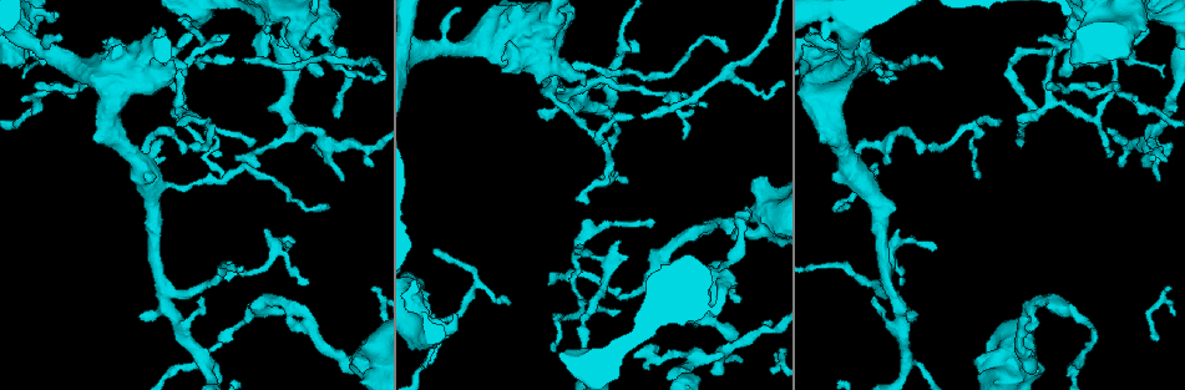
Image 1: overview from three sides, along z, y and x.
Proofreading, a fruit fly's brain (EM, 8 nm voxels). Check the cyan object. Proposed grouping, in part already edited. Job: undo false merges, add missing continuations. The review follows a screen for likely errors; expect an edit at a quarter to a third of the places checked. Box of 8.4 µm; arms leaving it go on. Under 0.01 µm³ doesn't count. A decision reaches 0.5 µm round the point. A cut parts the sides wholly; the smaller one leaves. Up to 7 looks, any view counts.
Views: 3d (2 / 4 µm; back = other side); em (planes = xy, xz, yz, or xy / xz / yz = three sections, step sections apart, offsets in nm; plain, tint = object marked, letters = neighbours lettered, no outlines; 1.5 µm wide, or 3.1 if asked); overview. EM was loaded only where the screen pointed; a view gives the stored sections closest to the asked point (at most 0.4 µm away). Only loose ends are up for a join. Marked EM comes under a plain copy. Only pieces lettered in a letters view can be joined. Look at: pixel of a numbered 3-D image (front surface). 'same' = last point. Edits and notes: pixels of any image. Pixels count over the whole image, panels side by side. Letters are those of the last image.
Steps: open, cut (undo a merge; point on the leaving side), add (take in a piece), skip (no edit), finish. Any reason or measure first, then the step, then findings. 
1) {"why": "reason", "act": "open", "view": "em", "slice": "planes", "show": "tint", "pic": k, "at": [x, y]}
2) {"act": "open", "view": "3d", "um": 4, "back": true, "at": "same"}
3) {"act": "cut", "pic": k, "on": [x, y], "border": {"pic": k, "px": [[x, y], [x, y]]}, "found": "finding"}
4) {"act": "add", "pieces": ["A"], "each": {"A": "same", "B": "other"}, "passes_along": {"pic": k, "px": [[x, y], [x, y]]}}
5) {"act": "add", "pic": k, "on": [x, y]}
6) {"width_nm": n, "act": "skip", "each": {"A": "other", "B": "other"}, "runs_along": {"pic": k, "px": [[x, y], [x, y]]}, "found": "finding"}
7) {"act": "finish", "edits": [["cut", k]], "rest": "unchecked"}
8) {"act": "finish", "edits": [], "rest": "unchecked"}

{"why": "an open end", "act": "open", "view": "3d", "um": 2, "pic": 1, "at": [590, 202]}

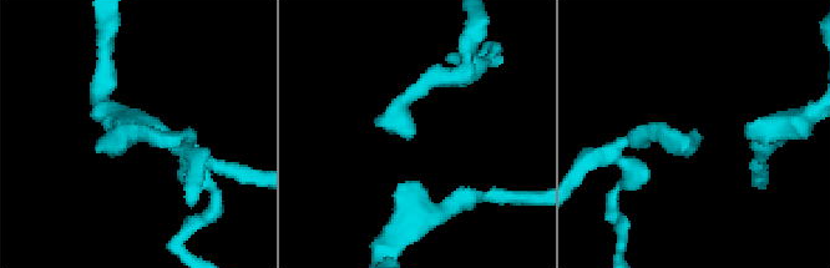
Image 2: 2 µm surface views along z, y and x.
{"why": "shape alone is not enough", "act": "open", "view": "em", "slice": "xy", "step": 4, "show": "letters", "pic": 2, "at": [694, 142]}

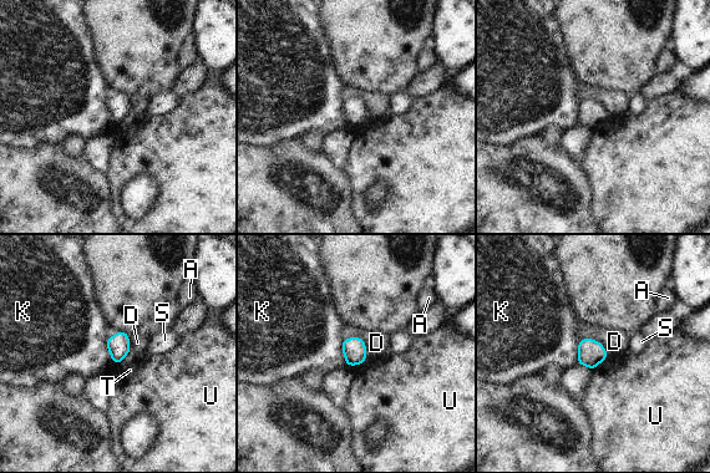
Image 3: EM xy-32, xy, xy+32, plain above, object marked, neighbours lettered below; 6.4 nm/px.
{"act": "open", "view": "em", "slice": "planes", "show": "letters", "at": "same"}

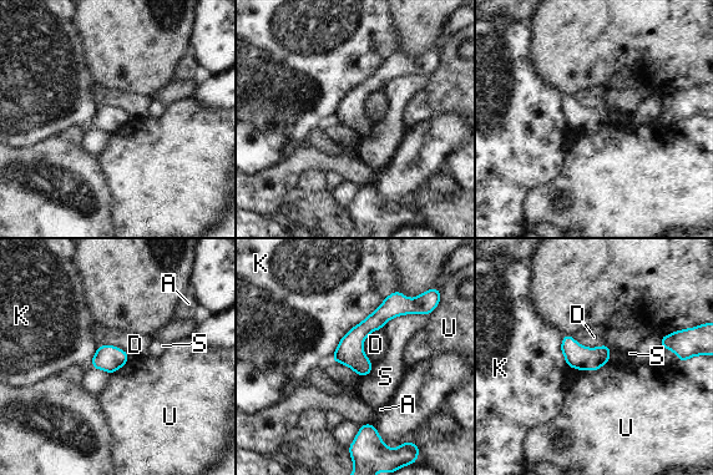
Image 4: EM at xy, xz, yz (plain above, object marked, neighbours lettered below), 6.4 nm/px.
{"width_nm": 150, "act": "skip", "each": {"A": "other", "D": "other", "K": "other", "S": "other", "U": "other"}, "found": "no lettered piece goes on from it"}

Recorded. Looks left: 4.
{"why": "sharp bend", "act": "open", "view": "em", "slice": "xy", "step": 8, "show": "tint", "pic": 1, "at": [1011, 72]}

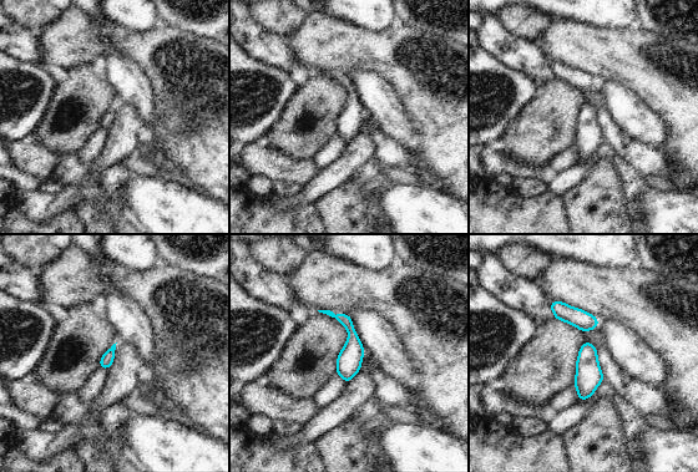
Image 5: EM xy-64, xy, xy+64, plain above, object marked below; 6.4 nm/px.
{"why": "cut it another way", "act": "open", "view": "em", "slice": "planes", "show": "letters", "at": "same"}

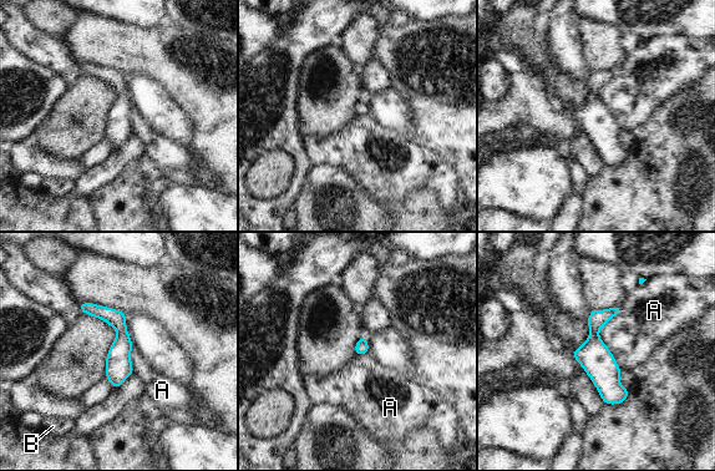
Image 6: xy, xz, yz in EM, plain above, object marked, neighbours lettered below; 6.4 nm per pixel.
{"width_nm": 90, "act": "skip", "each": {"A": "other", "B": "other"}, "found": "continuous, no second neuron"}

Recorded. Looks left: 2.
{"why": "tapers out", "act": "open", "view": "em", "slice": "planes", "show": "letters", "pic": 1, "at": [245, 58]}

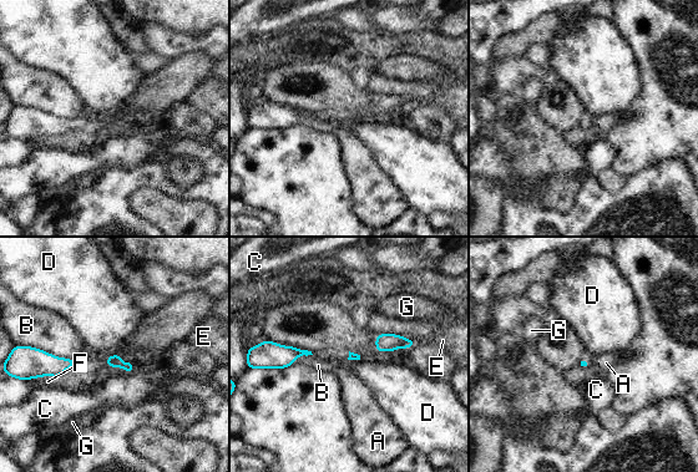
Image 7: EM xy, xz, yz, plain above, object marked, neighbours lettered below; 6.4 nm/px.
{"act": "skip", "each": {"A": "other", "B": "other", "C": "other", "D": "other", "E": "other", "F": "other", "G": "other"}, "border": {"pic": 7, "px": [[112, 354], [119, 355]]}, "found": "none of them fits"}

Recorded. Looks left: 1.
{"act": "finish", "edits": [], "rest": "unchecked"}

